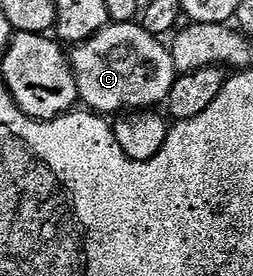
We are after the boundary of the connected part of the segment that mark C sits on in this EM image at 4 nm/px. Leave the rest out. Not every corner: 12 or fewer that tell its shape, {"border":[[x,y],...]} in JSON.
{"border":[[110,22],[70,59],[83,107],[155,109],[178,75],[169,45]]}

